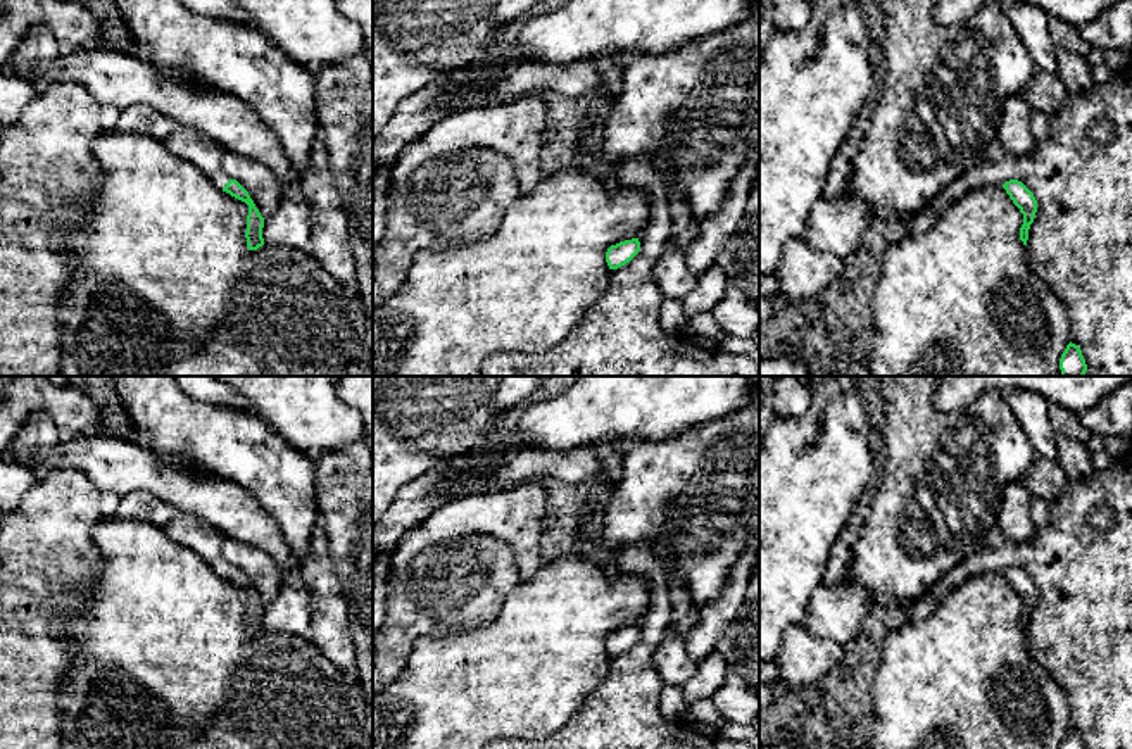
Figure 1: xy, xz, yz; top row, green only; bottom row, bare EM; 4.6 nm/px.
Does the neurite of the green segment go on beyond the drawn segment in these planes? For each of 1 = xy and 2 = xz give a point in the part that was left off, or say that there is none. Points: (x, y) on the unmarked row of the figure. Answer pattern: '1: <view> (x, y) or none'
1: xy (207, 542)
2: none

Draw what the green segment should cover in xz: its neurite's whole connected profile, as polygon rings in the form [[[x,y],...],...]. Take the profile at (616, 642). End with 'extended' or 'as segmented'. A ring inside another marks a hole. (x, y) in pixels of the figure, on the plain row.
[[[638,625],[625,626],[616,632],[611,632],[606,639],[606,649],[609,656],[618,656],[630,649],[640,637]]]; as segmented

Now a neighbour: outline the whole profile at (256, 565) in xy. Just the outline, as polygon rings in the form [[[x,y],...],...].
[[[224,538],[223,557],[248,578],[264,606],[276,599],[285,578],[264,551]]]

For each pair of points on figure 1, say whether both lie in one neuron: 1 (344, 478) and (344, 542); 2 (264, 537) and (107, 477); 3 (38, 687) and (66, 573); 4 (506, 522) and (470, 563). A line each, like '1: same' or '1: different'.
1: same
2: same
3: same
4: different

